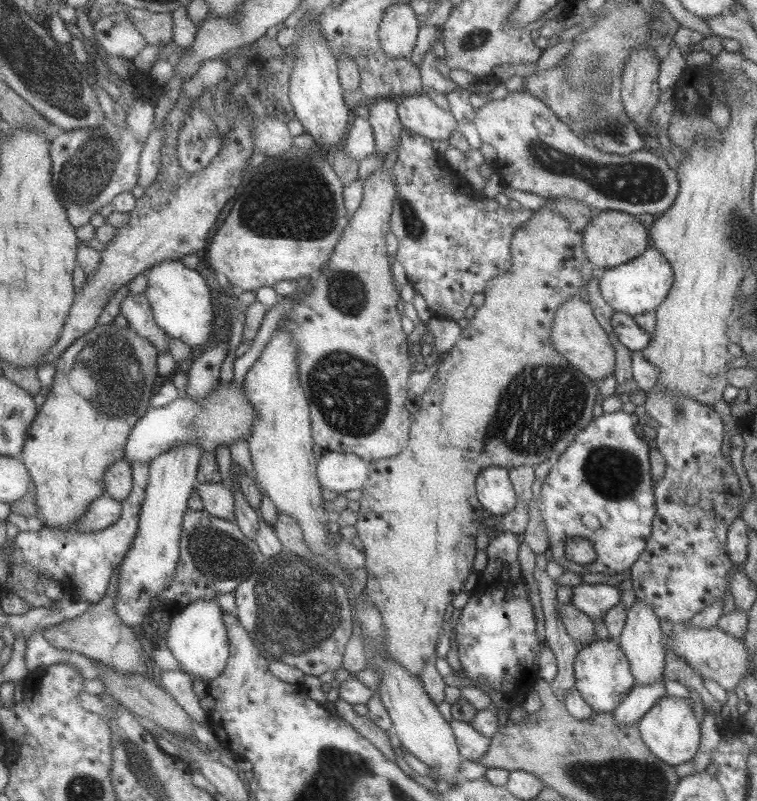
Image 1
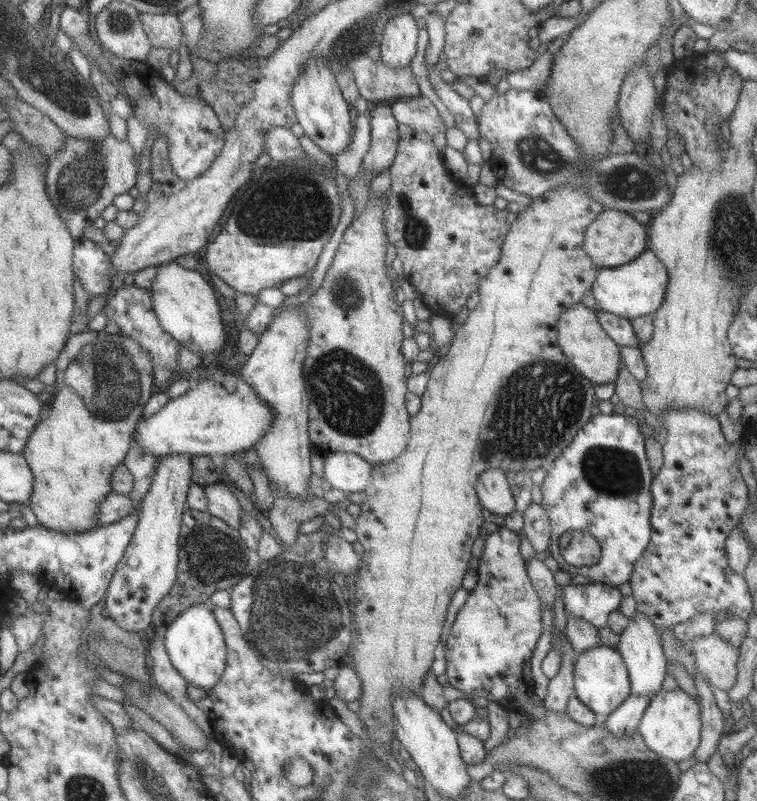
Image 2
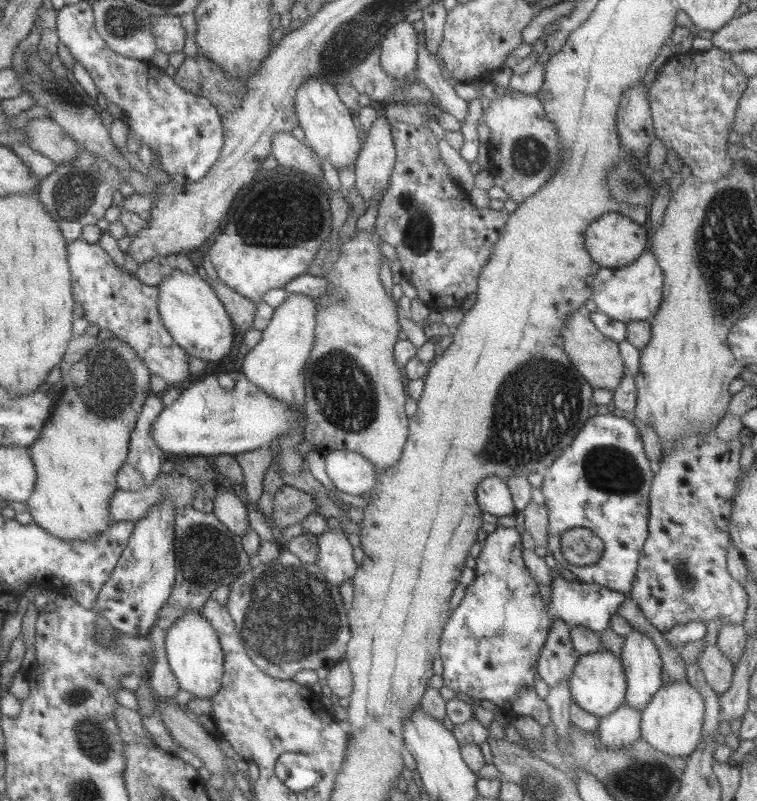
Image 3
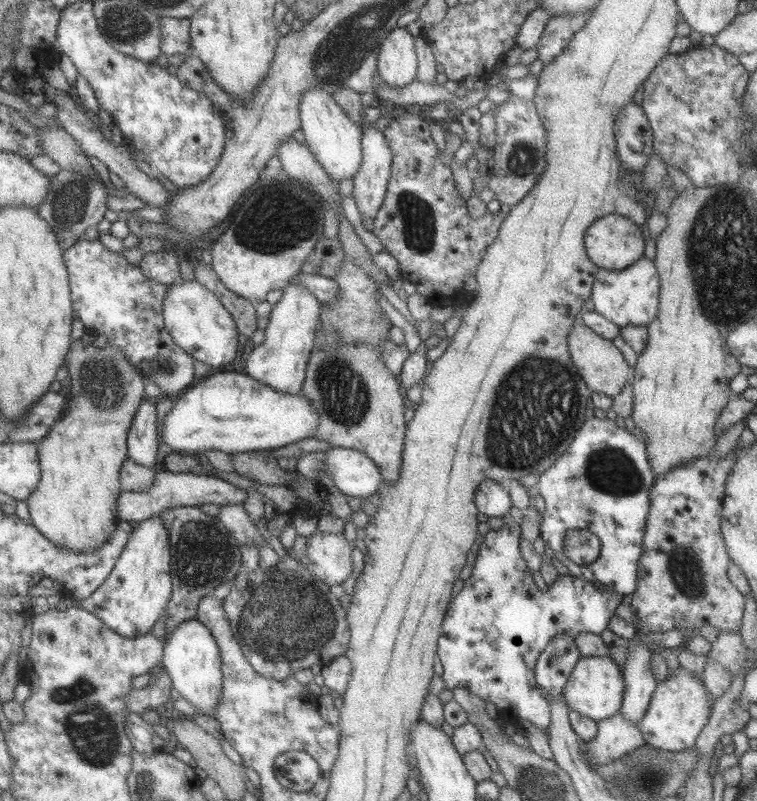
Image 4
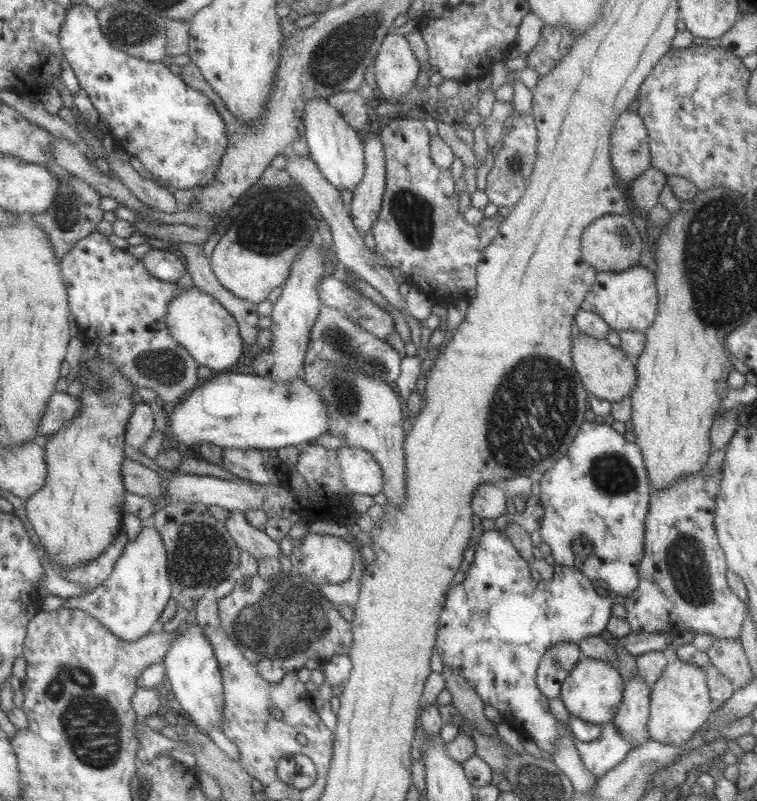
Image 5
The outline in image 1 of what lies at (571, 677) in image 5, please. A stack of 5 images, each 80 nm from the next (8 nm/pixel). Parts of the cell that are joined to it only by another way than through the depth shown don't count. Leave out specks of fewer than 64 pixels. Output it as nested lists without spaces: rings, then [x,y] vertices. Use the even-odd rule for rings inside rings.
[[[594,639],[580,647],[573,663],[574,687],[581,698],[597,713],[611,713],[634,686],[629,662],[617,640]]]

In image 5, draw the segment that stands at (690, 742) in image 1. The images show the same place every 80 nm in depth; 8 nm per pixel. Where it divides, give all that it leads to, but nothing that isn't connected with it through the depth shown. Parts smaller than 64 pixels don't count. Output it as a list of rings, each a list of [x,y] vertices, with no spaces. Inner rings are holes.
[[[677,657],[661,671],[650,689],[649,698],[646,726],[649,739],[665,746],[683,746],[706,721],[710,712],[715,710],[715,704],[708,693],[704,669],[683,662]]]

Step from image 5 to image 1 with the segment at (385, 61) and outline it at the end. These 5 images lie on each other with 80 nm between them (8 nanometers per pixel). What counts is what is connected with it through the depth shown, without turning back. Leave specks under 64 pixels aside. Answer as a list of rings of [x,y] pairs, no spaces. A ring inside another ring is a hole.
[[[409,3],[392,4],[386,8],[378,28],[383,54],[387,58],[409,57],[420,26]]]

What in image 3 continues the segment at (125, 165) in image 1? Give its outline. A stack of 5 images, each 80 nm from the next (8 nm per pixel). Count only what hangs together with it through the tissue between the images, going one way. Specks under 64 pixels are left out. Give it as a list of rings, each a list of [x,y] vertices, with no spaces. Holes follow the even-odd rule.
[[[80,148],[78,158],[57,164],[54,171],[40,181],[36,193],[38,201],[57,223],[64,243],[68,245],[80,238],[83,226],[95,224],[104,218],[105,211],[113,204],[111,193],[118,190],[121,182],[124,182],[124,178],[108,163],[108,159],[99,158]]]

